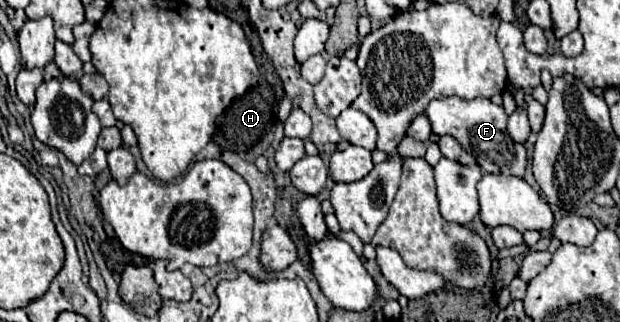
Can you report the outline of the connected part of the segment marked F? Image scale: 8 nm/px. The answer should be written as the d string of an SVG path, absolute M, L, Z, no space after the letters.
M459 97L435 99L427 107L427 117L431 121L435 135L453 135L461 147L471 153L477 163L487 173L507 173L523 177L527 169L527 149L521 143L513 143L507 133L507 113L501 105L495 105L491 99L473 99L463 101Z

